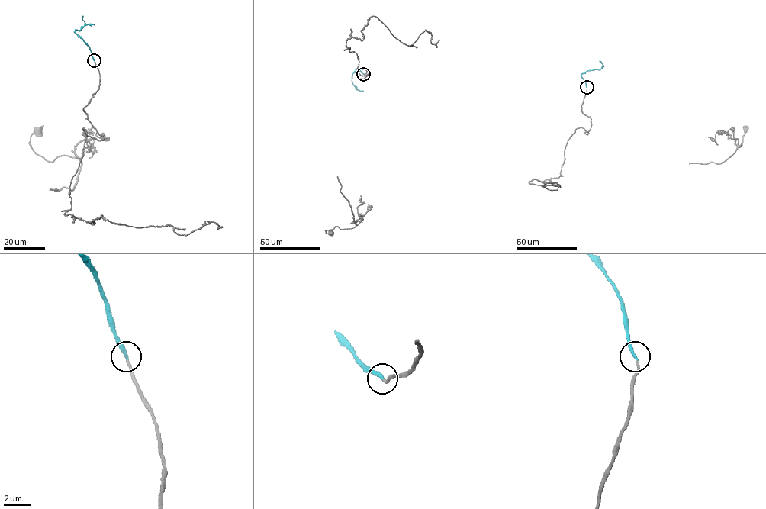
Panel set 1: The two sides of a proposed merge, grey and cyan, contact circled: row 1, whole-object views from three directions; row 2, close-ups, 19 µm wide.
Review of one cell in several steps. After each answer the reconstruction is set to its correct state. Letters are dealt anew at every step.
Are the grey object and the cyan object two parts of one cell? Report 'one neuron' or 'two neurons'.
one neuron

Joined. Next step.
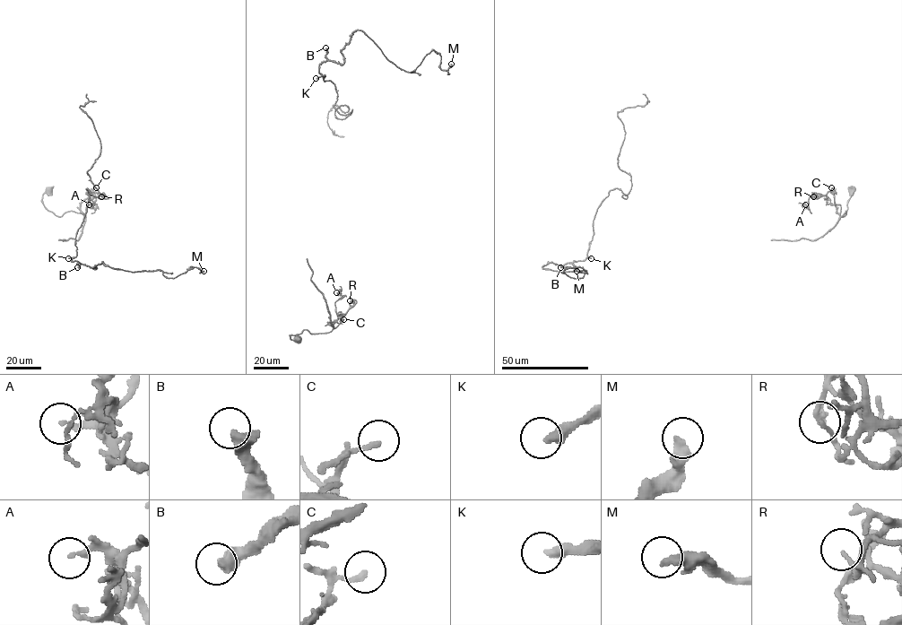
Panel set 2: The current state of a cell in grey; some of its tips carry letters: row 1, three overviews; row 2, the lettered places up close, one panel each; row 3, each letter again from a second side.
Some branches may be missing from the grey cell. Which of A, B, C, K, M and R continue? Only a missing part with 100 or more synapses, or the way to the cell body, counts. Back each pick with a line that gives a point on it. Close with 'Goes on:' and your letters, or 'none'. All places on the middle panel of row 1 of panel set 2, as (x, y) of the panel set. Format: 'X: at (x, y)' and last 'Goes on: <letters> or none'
Goes on: none

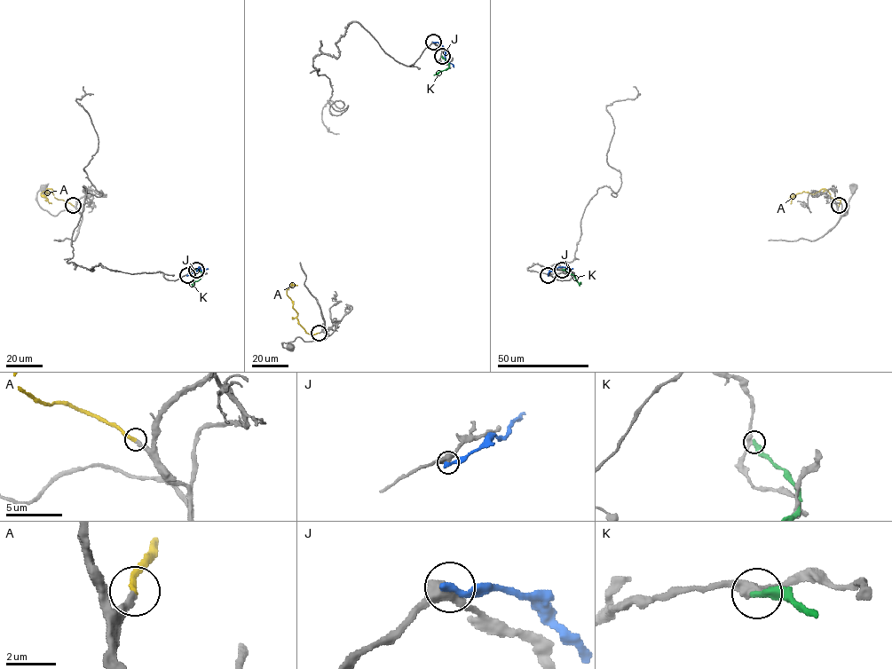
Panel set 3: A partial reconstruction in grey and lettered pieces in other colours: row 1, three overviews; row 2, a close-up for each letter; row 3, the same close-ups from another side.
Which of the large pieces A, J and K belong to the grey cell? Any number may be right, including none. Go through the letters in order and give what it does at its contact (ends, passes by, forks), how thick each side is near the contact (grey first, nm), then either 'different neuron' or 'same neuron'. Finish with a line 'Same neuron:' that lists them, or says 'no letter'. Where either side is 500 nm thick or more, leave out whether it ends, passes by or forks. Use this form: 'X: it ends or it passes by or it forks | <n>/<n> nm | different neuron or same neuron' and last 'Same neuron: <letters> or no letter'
A: it ends | 240/240 nm | same neuron
J: it ends | 460/360 nm | different neuron
K: it ends | 320/380 nm | different neuron
Same neuron: A

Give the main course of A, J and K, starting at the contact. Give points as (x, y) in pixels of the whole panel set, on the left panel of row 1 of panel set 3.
A: (73, 205), (57, 200), (51, 189), (47, 194), (41, 193), (51, 203)
J: (187, 275), (200, 267), (201, 270), (208, 269)
K: (195, 270), (203, 274), (198, 280), (187, 282)

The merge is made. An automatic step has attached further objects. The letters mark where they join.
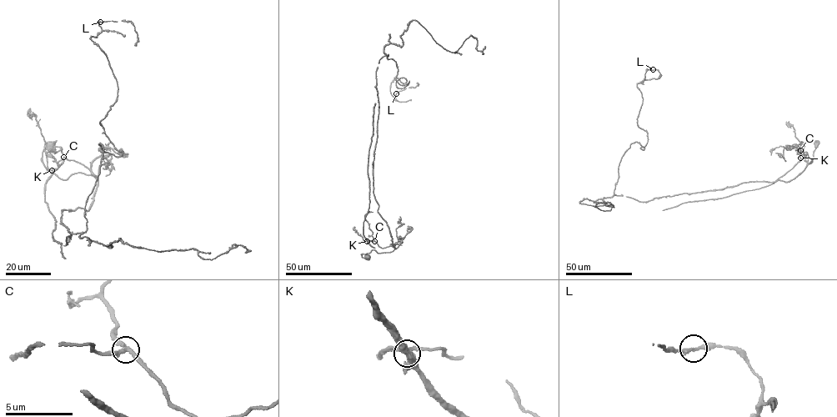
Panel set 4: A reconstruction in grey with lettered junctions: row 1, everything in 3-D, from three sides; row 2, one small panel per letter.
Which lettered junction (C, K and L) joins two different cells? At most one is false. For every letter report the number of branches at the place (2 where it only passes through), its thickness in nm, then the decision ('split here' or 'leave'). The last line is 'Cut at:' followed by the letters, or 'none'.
C: 3 branches meet; 240 nm thick; split here
K: 3 branches meet; 300 nm thick; leave
L: 2 branches meet; 300 nm thick; leave
Cut at: C

